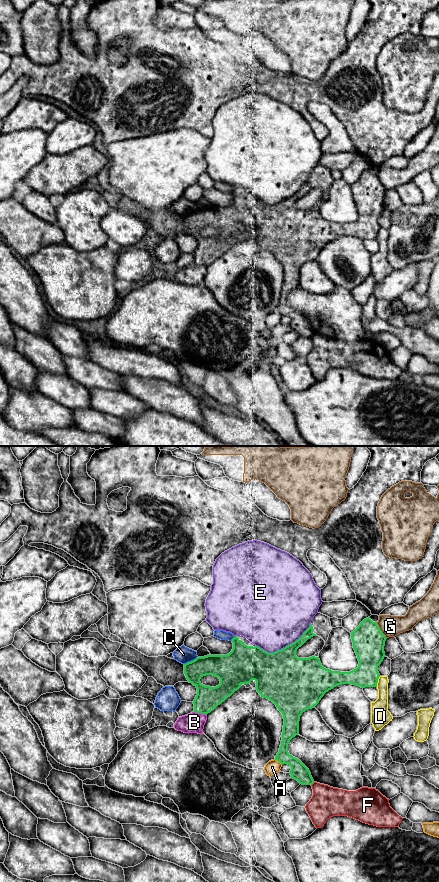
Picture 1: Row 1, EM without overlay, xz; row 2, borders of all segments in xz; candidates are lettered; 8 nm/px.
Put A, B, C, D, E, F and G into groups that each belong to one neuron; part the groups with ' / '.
A / B G / C / D / E / F

